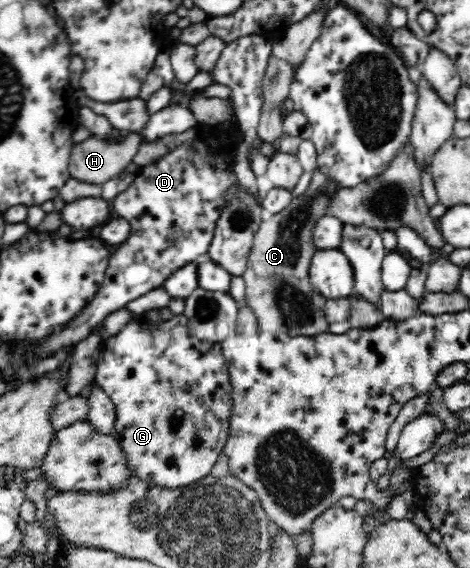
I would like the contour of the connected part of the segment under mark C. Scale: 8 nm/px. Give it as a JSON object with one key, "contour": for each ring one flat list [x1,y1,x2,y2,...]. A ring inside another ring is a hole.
{"contour":[[321,170,315,171,304,192,292,197,290,204,278,214,265,215,255,233,245,274,247,286,244,304,251,307,259,319,259,331,284,328,292,337,315,338,330,333,326,321,326,299,310,281,310,265,317,246,313,242,315,223,329,214,327,205,339,185]]}

